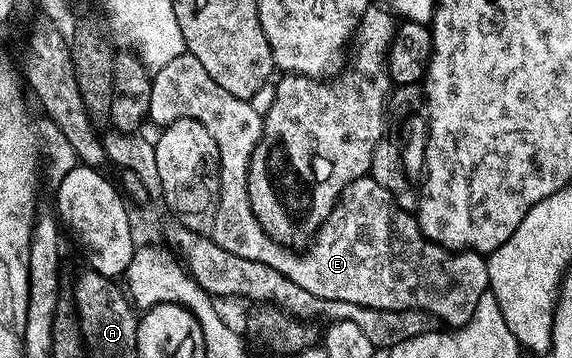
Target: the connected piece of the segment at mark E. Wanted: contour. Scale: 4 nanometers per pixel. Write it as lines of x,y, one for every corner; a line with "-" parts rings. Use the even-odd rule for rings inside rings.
185,52
177,56
177,60
169,60
165,68
154,71
147,117
152,123
155,121
158,124
176,122
178,118
192,118
209,128
209,136
213,136
219,153
219,193
209,237
225,248
225,252
233,252
233,256
245,256
245,260
257,260
257,264
269,264
269,268
277,268
281,276
289,276
293,284
301,284
301,288
305,288
305,292
313,292
313,296
321,296
325,300
345,300
365,308
424,310
438,318
447,328
466,326
473,312
477,312
481,296
488,293
489,272
484,255
474,250
447,250
430,242
421,232
418,217
401,209
394,196
385,192
385,188
381,188
381,184
369,176
353,180
353,184
345,187
333,212
329,212
325,224
315,233
306,252
285,252
283,245
275,242
265,232
265,228
257,224
257,216
253,216
253,208
249,204
247,173
253,152
263,135
263,115
251,107
248,99
229,96
229,92
225,92
225,88
221,88
221,84
217,84
209,72
205,72
197,56

